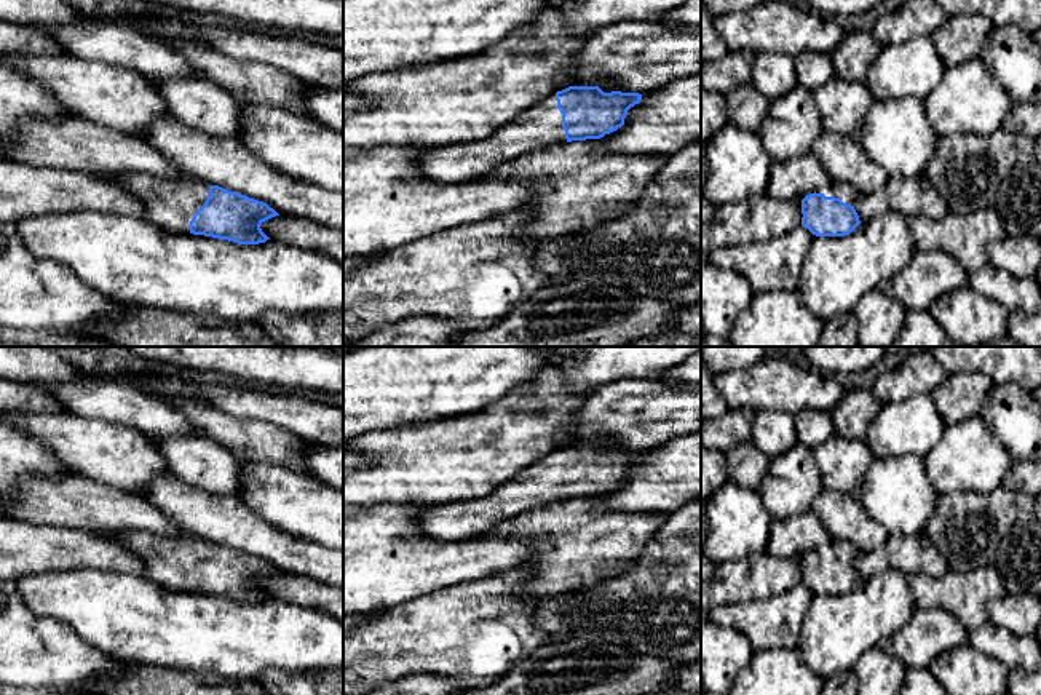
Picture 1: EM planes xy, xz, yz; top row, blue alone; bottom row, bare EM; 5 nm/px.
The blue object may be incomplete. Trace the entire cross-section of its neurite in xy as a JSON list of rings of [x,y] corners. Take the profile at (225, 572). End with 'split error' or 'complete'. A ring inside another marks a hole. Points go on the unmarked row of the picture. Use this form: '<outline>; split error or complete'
[[[131,530],[105,537],[134,553],[145,564],[147,578],[177,591],[259,602],[270,598],[260,583],[279,574],[263,559],[192,534],[164,537]]]; split error

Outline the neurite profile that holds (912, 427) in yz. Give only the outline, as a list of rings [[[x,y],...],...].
[[[931,393],[883,404],[865,441],[878,459],[916,455],[924,459],[945,431]]]

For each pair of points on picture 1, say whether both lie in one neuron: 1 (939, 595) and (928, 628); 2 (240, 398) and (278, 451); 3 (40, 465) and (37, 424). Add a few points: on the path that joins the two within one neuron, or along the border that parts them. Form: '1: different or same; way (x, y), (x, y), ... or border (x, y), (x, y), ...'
1: different; border (915, 607), (942, 607), (966, 630)
2: different; border (217, 409), (238, 417), (272, 422), (289, 433)
3: different; border (16, 427), (40, 440), (66, 467)

